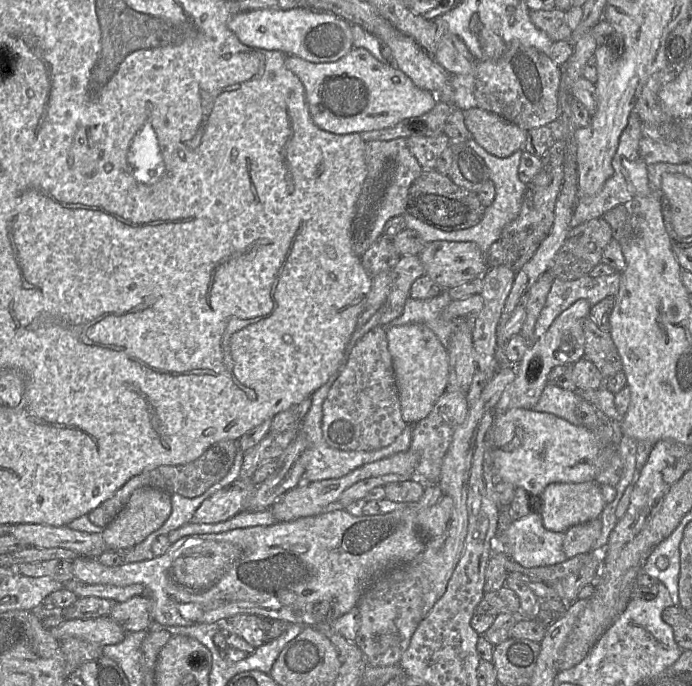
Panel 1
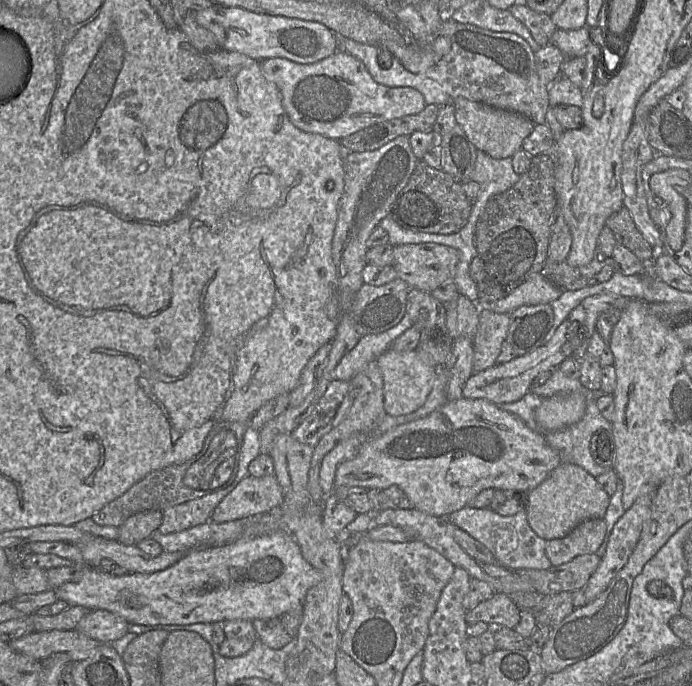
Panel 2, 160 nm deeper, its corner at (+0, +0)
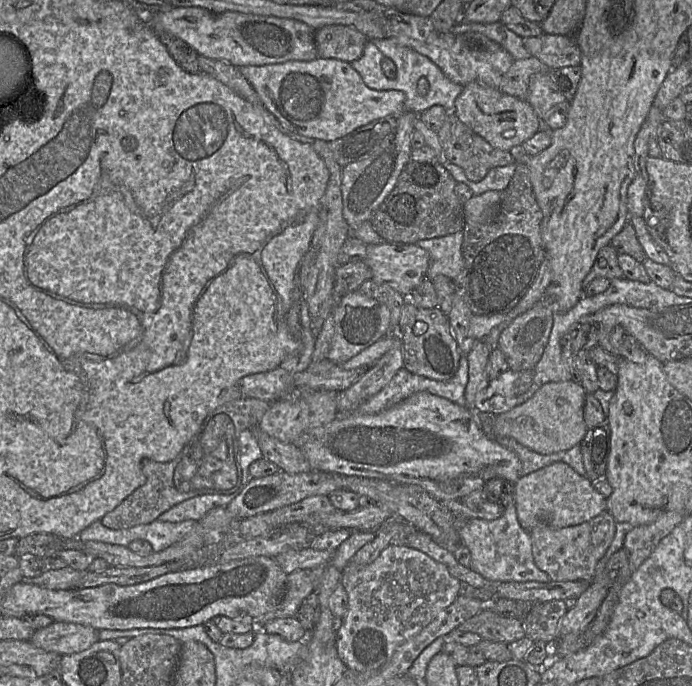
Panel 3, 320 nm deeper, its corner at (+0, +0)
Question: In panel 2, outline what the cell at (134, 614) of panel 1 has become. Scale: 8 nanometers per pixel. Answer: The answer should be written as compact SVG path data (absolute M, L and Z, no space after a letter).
M104 609L88 611L76 630L100 644L110 644L129 632L129 623L121 616Z

